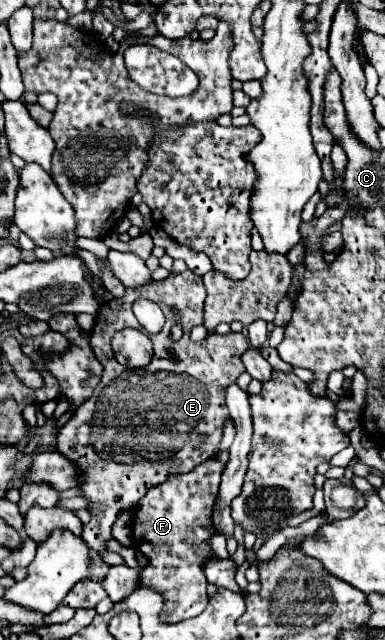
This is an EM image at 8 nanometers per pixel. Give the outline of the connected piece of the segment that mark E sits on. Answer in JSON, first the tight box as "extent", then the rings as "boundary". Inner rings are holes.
{"extent":[56,269,250,607],"boundary":[[[188,269],[182,275],[170,275],[166,283],[162,281],[162,283],[148,283],[138,288],[127,287],[122,301],[120,298],[113,298],[98,309],[96,327],[92,329],[90,343],[96,357],[104,365],[104,377],[100,385],[94,389],[92,399],[86,401],[74,413],[74,417],[58,431],[56,439],[58,453],[62,453],[66,459],[72,459],[72,463],[80,471],[78,487],[82,489],[82,497],[90,503],[88,505],[90,523],[84,525],[82,539],[90,549],[92,567],[88,579],[72,587],[72,593],[68,593],[66,603],[84,603],[84,607],[96,607],[96,603],[106,597],[106,591],[102,589],[102,579],[108,573],[110,565],[102,561],[100,553],[106,549],[104,541],[112,537],[110,529],[118,517],[118,511],[124,507],[134,507],[136,501],[140,501],[140,497],[144,497],[144,493],[152,485],[160,485],[160,481],[164,481],[168,475],[192,471],[202,461],[216,457],[220,449],[222,425],[224,417],[228,417],[224,393],[226,387],[234,383],[234,379],[226,377],[232,371],[236,373],[236,379],[240,373],[244,373],[240,357],[246,349],[250,349],[250,343],[241,332],[232,331],[226,335],[213,333],[208,340],[200,342],[190,341],[190,329],[202,325],[204,321],[204,299],[206,293],[202,277],[198,277]],[[156,289],[168,289],[168,291],[156,291]],[[139,298],[156,301],[166,313],[166,325],[162,333],[148,335],[152,339],[154,351],[148,371],[124,369],[114,359],[110,349],[114,333],[128,327],[140,329],[140,323],[132,313],[133,303]],[[172,309],[176,309],[178,313],[172,313]],[[176,321],[184,325],[184,334],[179,341],[172,341],[170,327]],[[166,347],[172,347],[176,351],[178,363],[168,361]],[[150,371],[162,371],[162,373],[150,373]],[[146,421],[150,423],[150,427],[144,427],[142,433],[140,431],[122,433],[124,429],[139,426],[138,423],[146,425]],[[200,433],[208,435],[206,443],[200,447],[202,453],[198,449],[192,449],[190,445],[190,441],[194,441]]]}

